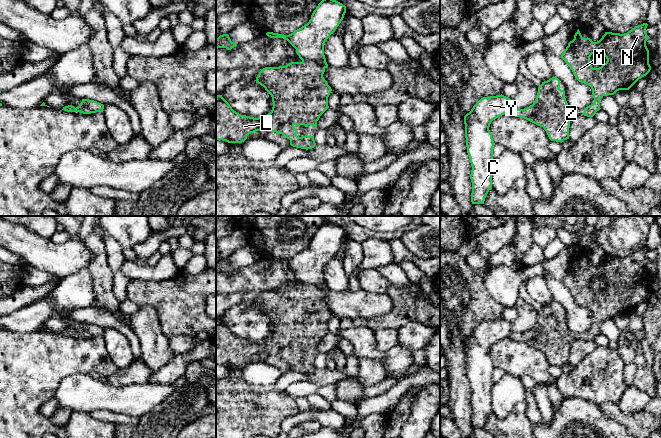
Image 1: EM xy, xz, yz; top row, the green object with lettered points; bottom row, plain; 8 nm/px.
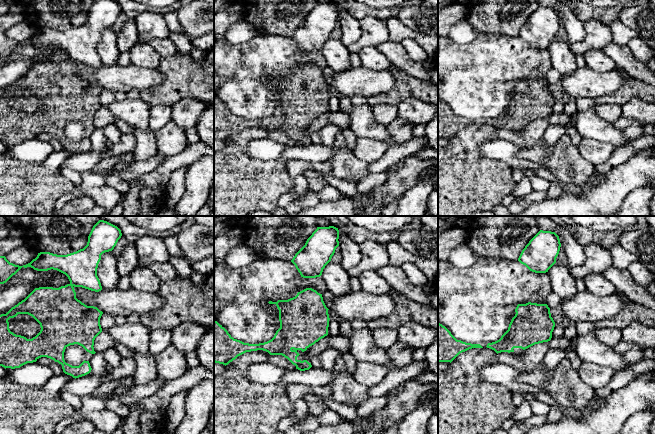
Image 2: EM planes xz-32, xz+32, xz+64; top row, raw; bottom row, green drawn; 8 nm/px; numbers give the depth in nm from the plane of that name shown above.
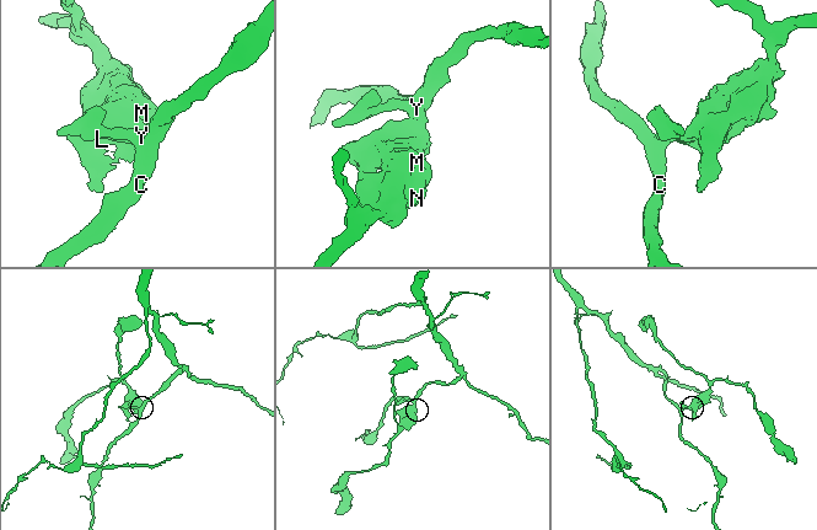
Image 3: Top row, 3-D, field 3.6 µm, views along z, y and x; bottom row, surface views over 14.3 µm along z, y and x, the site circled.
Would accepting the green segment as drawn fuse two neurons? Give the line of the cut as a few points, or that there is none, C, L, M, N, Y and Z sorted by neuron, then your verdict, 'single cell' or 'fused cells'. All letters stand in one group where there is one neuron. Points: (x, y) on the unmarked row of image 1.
cut xz (302, 285), (312, 285), (324, 292); groups C Y / L M N Z; fused cells

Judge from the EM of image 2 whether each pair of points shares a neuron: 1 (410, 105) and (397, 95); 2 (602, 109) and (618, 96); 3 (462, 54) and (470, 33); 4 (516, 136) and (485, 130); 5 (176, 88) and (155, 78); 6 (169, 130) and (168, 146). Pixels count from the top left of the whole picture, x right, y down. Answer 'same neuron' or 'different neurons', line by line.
1: different neurons
2: different neurons
3: different neurons
4: different neurons
5: different neurons
6: same neuron

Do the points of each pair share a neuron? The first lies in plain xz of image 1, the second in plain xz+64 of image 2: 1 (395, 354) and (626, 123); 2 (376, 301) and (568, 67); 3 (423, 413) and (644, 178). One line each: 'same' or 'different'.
1: same
2: different
3: different

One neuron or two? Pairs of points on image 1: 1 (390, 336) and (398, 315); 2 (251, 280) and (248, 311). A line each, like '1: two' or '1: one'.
1: two
2: one

